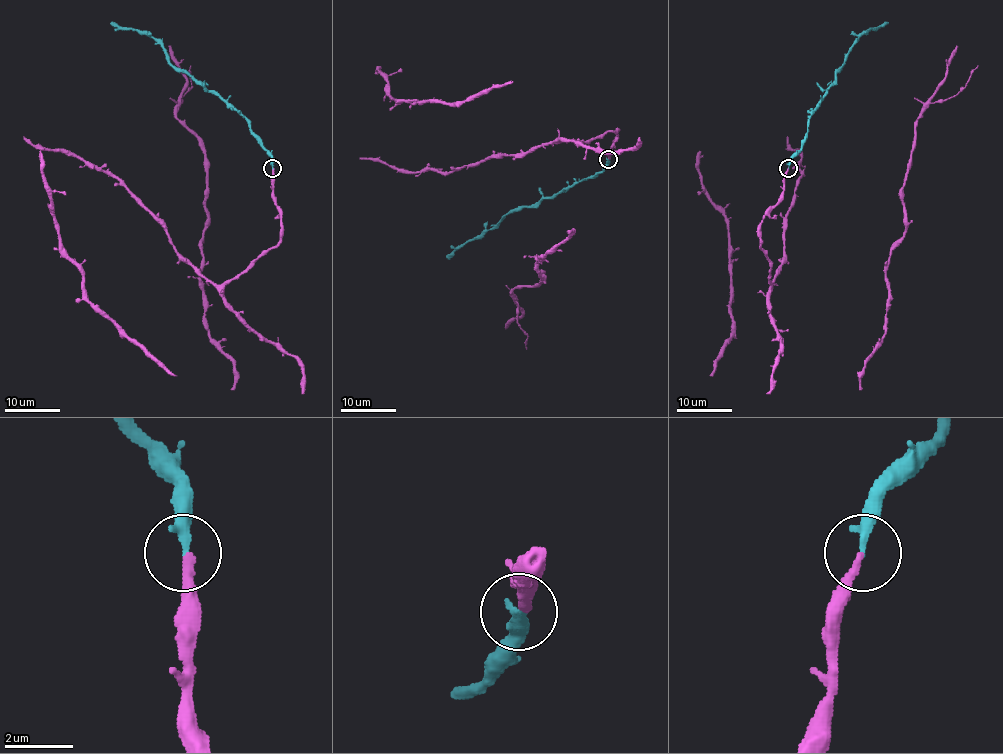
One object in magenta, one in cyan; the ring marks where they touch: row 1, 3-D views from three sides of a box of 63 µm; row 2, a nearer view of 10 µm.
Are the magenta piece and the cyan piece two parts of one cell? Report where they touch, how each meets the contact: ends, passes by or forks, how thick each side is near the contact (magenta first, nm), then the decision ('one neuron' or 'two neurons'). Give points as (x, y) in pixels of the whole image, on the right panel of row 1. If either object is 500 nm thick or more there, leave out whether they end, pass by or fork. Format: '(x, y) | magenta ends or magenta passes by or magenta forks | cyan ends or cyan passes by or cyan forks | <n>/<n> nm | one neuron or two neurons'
(788, 168) | magenta ends | cyan ends | 240/280 nm | one neuron

